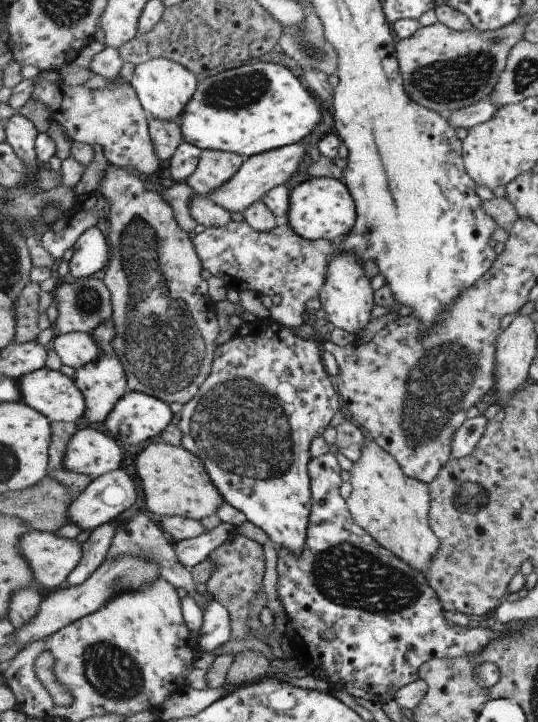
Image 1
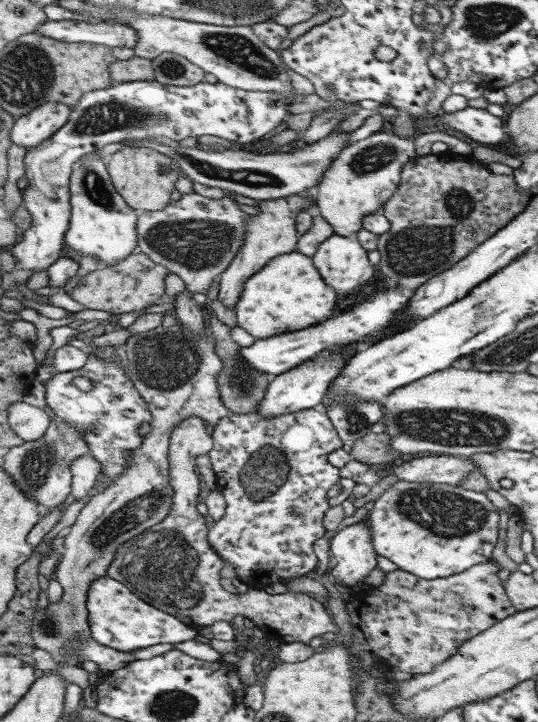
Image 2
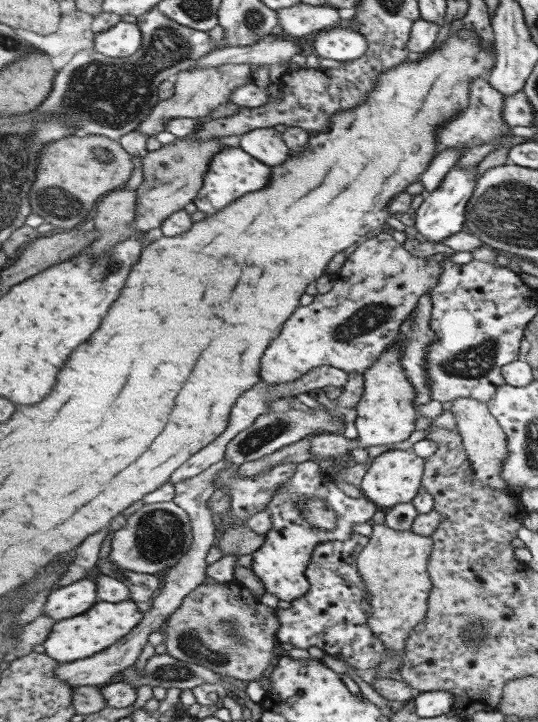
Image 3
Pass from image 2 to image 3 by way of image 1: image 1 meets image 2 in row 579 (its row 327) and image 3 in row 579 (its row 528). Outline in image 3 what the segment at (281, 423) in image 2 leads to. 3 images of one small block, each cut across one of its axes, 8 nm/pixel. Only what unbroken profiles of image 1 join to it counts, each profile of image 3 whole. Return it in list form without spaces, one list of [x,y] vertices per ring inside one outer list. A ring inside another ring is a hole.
[[[309,458],[307,461],[298,464],[298,470],[296,471],[294,478],[292,478],[290,482],[286,482],[286,484],[280,488],[278,496],[270,502],[268,508],[272,514],[273,528],[267,534],[267,542],[252,554],[252,570],[263,582],[265,592],[272,593],[277,598],[288,601],[289,603],[303,597],[311,588],[311,583],[307,578],[306,570],[312,562],[314,550],[318,548],[321,543],[327,541],[349,541],[349,539],[353,537],[353,526],[355,526],[355,524],[363,524],[363,522],[371,523],[373,514],[377,514],[377,505],[374,502],[371,502],[365,496],[358,498],[347,496],[347,494],[345,494],[333,480],[334,476],[323,473],[323,468],[319,466],[317,460]],[[309,497],[323,497],[331,502],[332,507],[338,514],[338,525],[335,530],[321,530],[320,528],[315,528],[315,526],[304,517],[302,510],[300,510],[300,506],[302,505],[302,502]]]

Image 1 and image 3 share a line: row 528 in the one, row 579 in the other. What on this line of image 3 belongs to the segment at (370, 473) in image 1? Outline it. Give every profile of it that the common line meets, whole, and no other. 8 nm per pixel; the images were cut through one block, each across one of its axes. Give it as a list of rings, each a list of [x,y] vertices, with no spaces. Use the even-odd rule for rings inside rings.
[[[375,523],[372,526],[369,545],[358,556],[358,567],[374,608],[374,613],[370,616],[370,626],[388,649],[396,652],[394,658],[374,666],[378,671],[375,679],[389,679],[391,672],[399,673],[402,667],[406,655],[406,640],[427,616],[430,594],[434,589],[434,580],[428,570],[434,542],[431,537],[415,534],[412,528],[395,530],[385,523]]]

